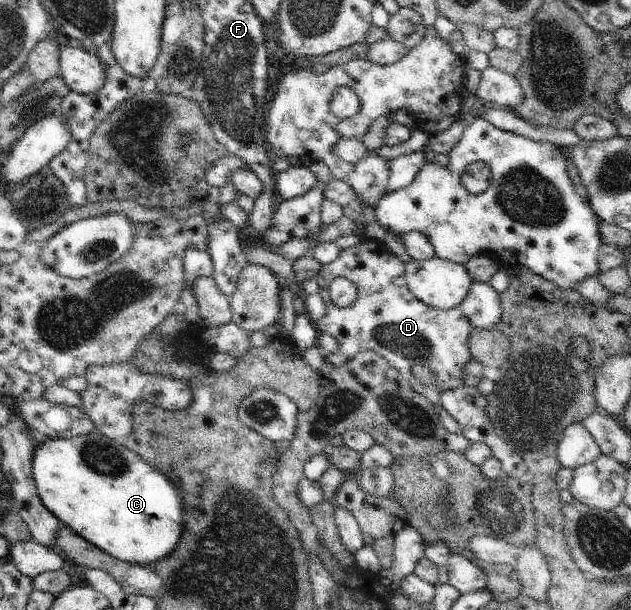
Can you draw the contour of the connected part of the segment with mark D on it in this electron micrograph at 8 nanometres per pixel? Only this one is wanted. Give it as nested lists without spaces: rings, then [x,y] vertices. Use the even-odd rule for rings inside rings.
[[[367,238],[360,245],[342,249],[333,262],[322,265],[313,278],[319,284],[319,293],[325,300],[327,311],[316,326],[319,334],[329,334],[340,344],[340,350],[327,352],[324,357],[326,362],[341,367],[354,360],[359,352],[376,352],[396,368],[414,390],[431,400],[435,417],[448,432],[458,433],[458,423],[444,410],[441,396],[448,389],[465,385],[463,370],[473,358],[469,347],[473,326],[458,307],[437,309],[418,300],[407,287],[405,263],[399,253],[390,250],[388,244]],[[337,276],[344,276],[357,288],[356,300],[349,307],[338,307],[330,299],[330,282]],[[418,362],[428,364],[430,372],[434,374],[434,386],[427,386],[414,376],[412,368]]]

